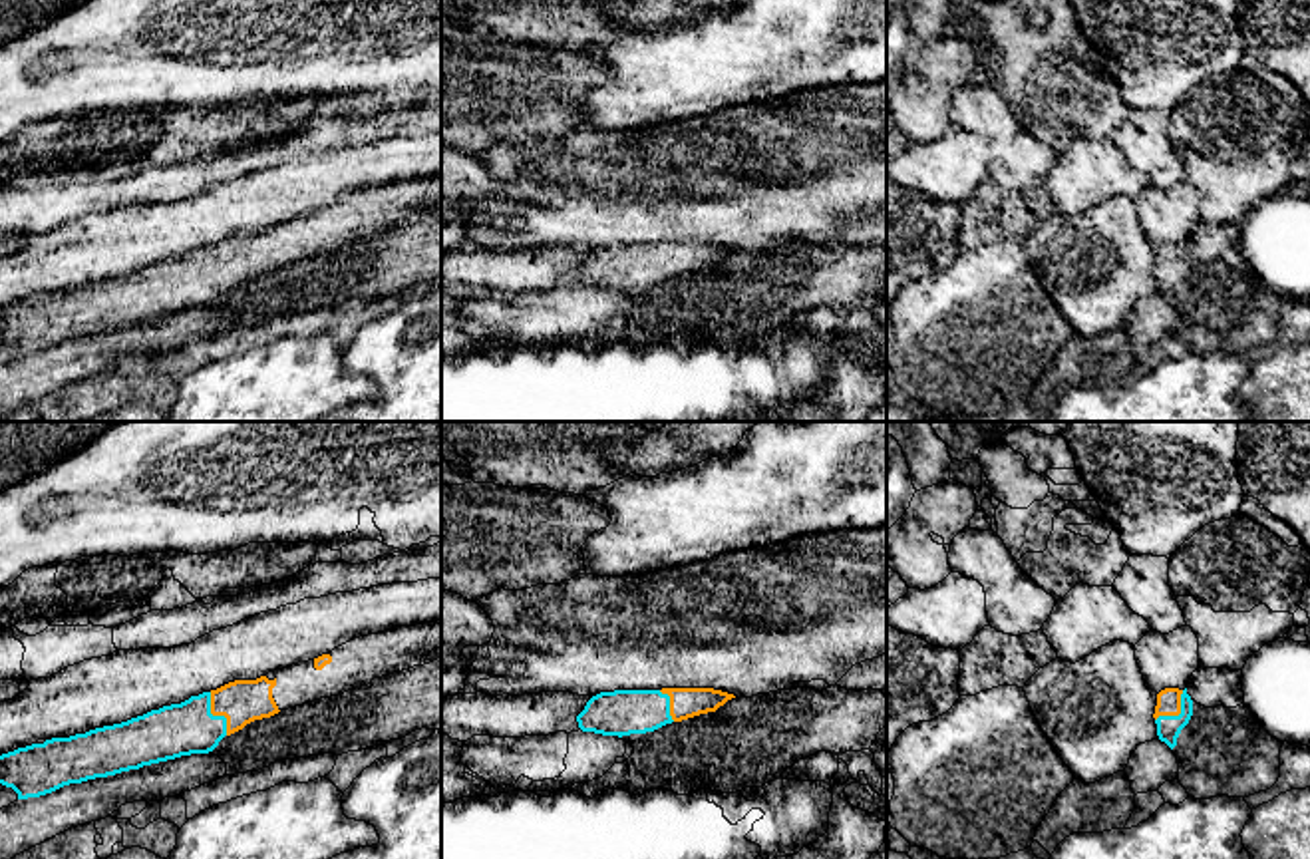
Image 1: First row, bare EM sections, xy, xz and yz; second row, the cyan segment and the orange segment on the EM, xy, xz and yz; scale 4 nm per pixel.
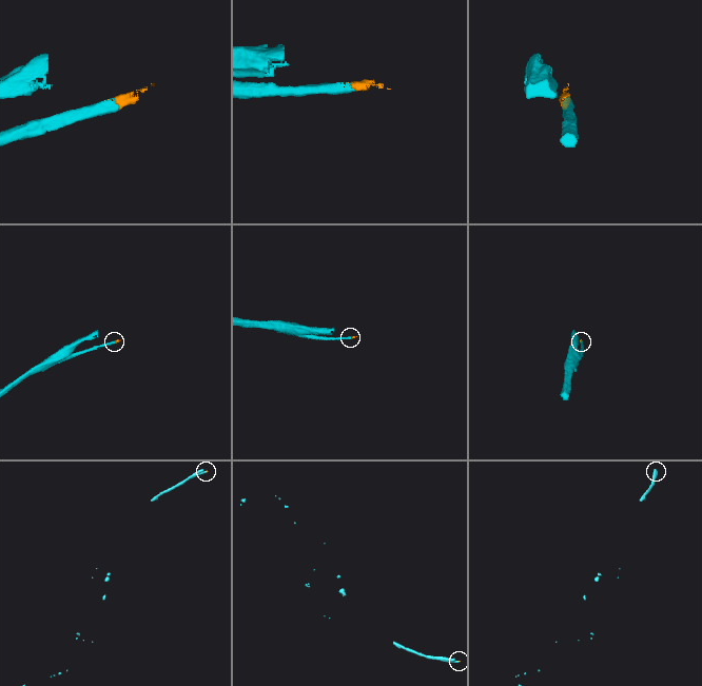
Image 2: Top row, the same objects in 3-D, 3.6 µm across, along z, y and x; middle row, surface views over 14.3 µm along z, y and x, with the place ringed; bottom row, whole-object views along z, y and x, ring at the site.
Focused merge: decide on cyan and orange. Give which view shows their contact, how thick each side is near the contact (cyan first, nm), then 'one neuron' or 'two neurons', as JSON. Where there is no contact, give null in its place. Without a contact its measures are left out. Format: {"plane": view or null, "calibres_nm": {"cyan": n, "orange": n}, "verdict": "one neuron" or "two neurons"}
{"plane": "xy", "calibres_nm": {"cyan": 220, "orange": 180}, "verdict": "two neurons"}

